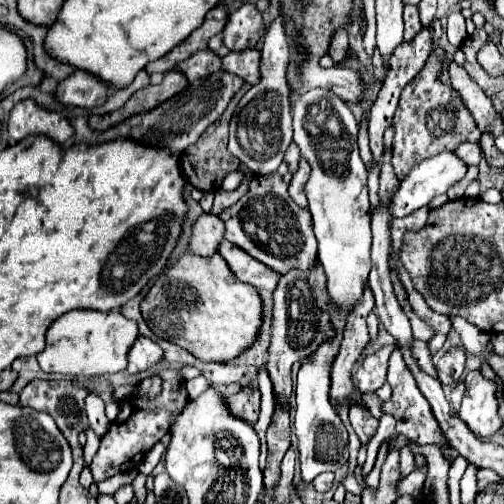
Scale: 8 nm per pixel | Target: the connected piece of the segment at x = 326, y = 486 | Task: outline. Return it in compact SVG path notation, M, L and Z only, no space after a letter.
M327 472L327 474L319 474L315 480L313 480L313 486L315 486L315 490L319 490L319 492L327 492L327 490L331 490L331 484L335 482L335 476L331 474L331 472Z

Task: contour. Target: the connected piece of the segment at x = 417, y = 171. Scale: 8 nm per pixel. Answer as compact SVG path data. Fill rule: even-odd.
M441 152L433 158L423 160L423 164L415 166L407 174L407 178L399 184L399 190L395 192L395 196L391 200L391 214L397 218L413 214L415 210L427 206L435 196L445 194L453 184L457 184L465 176L465 172L467 172L467 164L459 156L455 156L455 152Z

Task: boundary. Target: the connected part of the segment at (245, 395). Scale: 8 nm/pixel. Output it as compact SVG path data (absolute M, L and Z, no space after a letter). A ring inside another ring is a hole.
M245 386L239 392L235 392L233 396L225 398L225 402L227 402L229 412L235 418L241 418L249 424L257 422L257 416L259 416L259 390L257 388Z

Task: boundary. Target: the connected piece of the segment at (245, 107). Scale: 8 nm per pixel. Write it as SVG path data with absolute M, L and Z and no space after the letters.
M277 16L265 32L261 50L261 82L239 100L231 118L229 152L239 158L255 174L275 172L283 160L287 146L291 144L291 88L285 78L285 68L291 58L291 44L285 32L285 18Z

